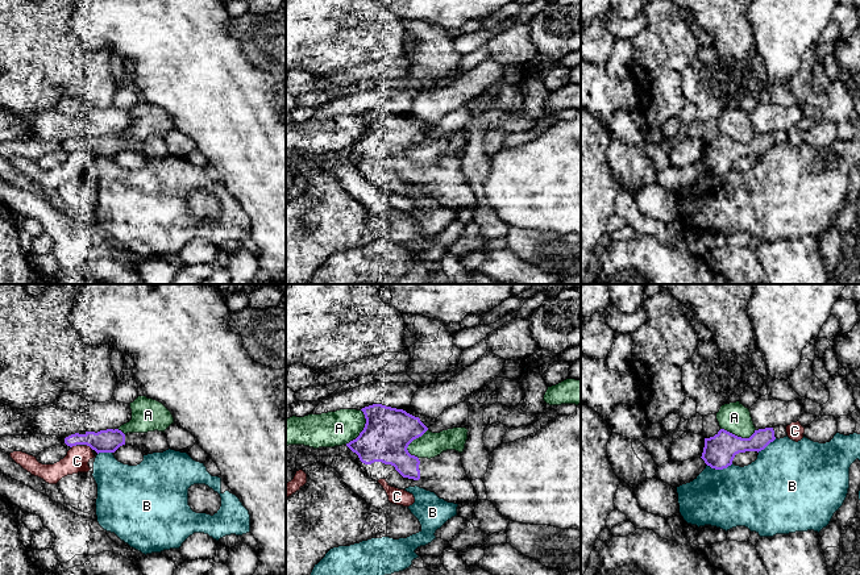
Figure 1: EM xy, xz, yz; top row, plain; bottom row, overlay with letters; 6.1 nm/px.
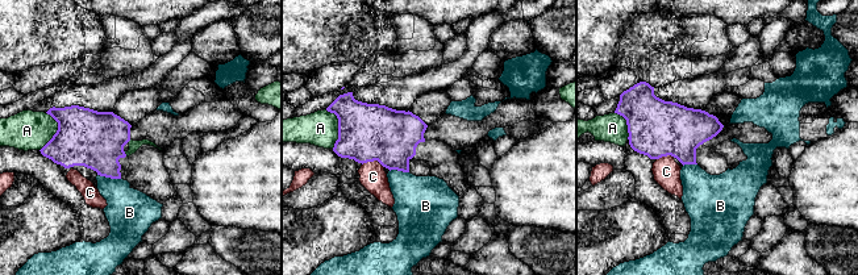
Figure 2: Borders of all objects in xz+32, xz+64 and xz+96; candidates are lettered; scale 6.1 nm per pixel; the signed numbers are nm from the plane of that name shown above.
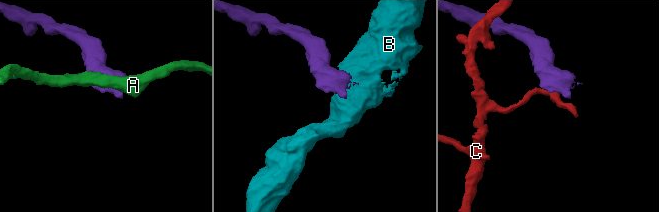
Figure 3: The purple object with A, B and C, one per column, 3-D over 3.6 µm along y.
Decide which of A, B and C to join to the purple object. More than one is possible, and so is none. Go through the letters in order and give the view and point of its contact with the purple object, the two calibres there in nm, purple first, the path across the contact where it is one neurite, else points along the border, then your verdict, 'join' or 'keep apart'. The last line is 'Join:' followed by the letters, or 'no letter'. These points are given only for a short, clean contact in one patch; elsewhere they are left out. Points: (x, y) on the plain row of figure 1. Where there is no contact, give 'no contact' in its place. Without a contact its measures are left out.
A: xz (364, 134) | 300/220 nm | keep apart
B: yz (719, 174) | 190/380 nm | keep apart
C: xy (90, 151) | 140/140 nm | keep apart
Join: no letter

